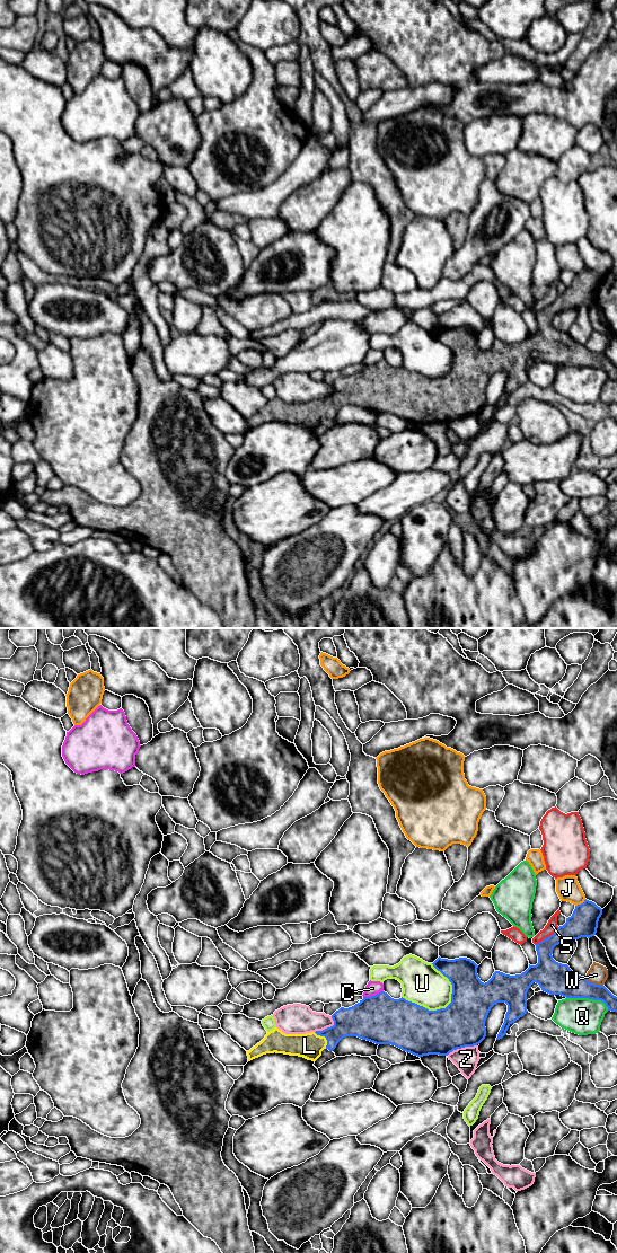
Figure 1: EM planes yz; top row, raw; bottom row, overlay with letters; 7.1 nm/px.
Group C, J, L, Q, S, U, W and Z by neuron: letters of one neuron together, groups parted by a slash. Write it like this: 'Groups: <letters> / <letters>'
Groups: C / J / L / Q / S / U / W / Z

